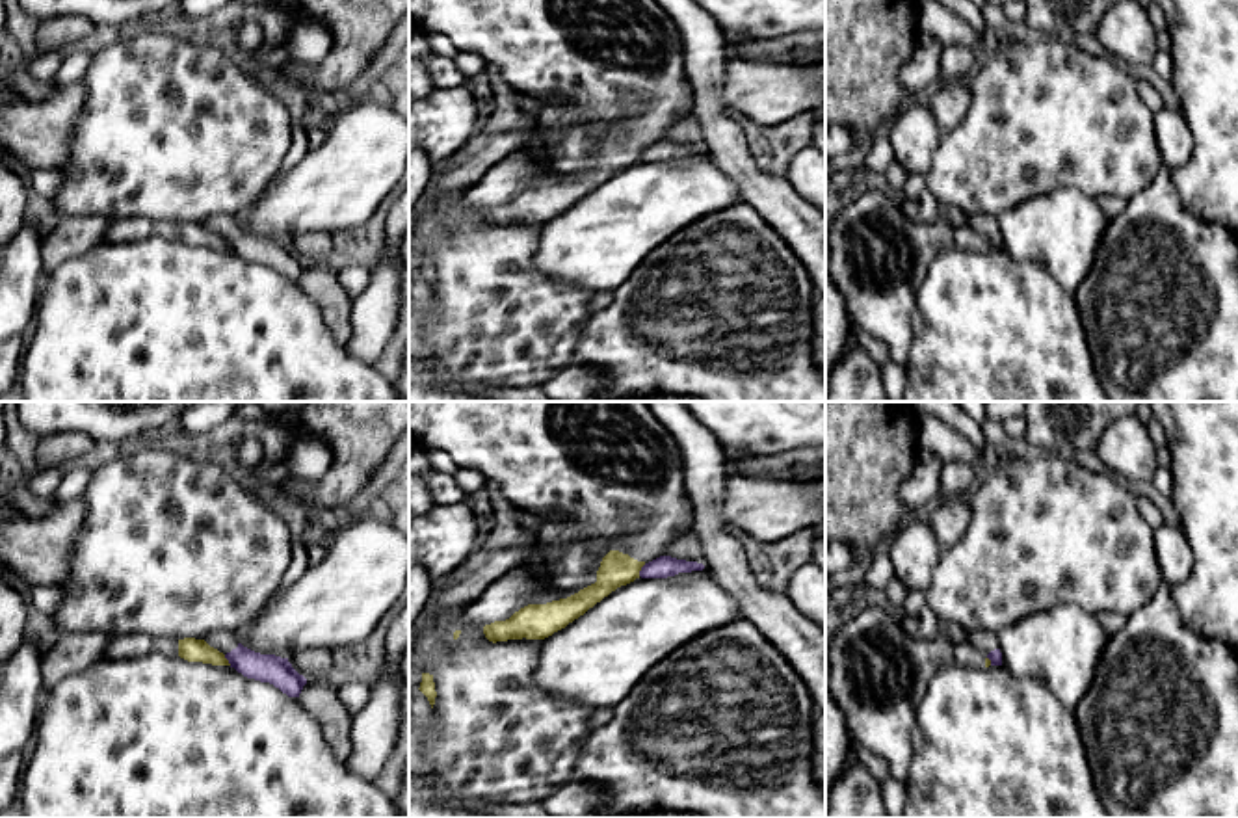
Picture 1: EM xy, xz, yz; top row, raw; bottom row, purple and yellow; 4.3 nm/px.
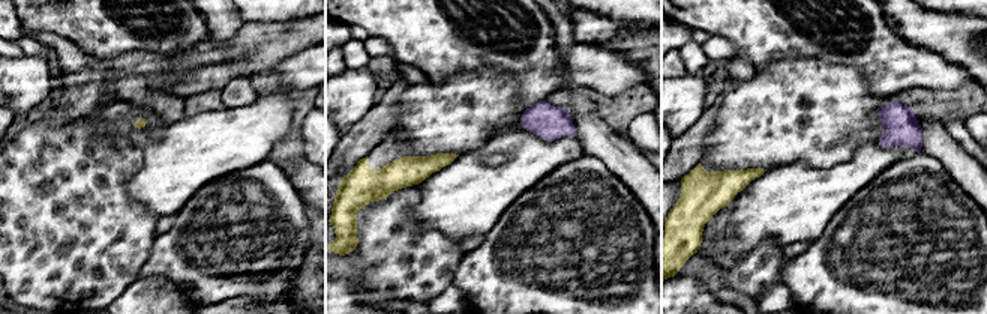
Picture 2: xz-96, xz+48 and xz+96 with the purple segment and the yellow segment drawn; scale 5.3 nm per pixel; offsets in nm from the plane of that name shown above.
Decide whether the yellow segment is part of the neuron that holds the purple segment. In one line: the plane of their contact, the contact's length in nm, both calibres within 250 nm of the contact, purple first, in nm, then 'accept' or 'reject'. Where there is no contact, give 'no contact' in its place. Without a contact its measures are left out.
xz | 70 nm | 90/150 nm | reject

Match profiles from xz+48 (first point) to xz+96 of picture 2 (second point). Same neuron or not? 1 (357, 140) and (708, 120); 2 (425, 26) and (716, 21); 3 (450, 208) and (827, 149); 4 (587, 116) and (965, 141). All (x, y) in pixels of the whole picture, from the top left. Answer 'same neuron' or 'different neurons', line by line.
1: same neuron
2: same neuron
3: different neurons
4: different neurons

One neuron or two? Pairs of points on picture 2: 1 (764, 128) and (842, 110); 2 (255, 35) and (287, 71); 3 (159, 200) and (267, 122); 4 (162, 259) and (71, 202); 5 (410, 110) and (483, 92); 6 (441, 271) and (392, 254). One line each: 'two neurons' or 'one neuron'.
1: one neuron
2: two neurons
3: one neuron
4: two neurons
5: one neuron
6: one neuron

